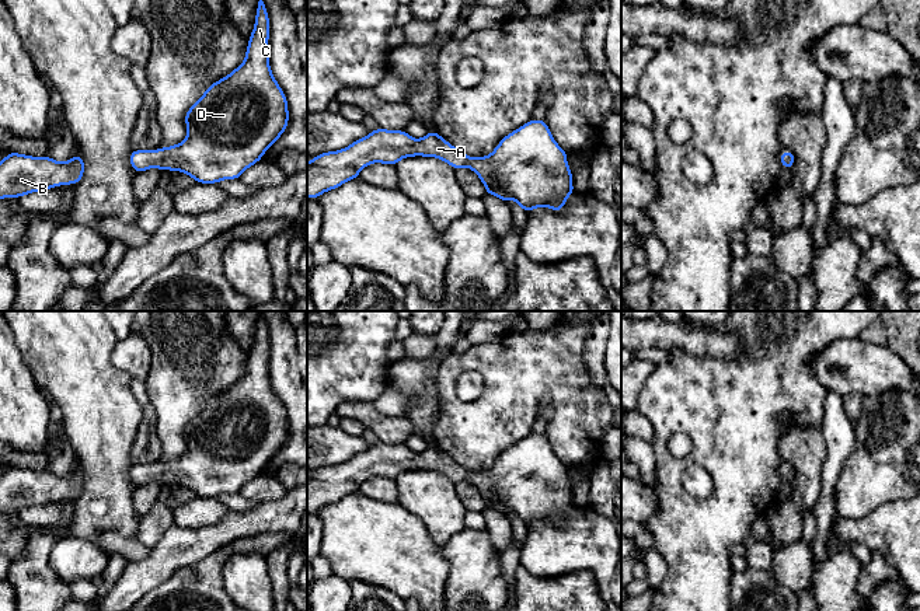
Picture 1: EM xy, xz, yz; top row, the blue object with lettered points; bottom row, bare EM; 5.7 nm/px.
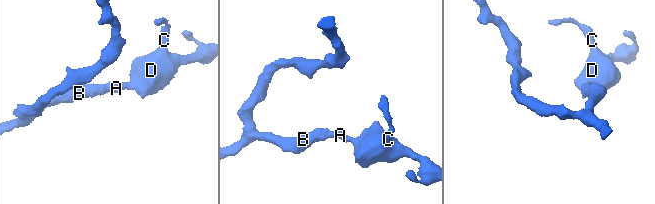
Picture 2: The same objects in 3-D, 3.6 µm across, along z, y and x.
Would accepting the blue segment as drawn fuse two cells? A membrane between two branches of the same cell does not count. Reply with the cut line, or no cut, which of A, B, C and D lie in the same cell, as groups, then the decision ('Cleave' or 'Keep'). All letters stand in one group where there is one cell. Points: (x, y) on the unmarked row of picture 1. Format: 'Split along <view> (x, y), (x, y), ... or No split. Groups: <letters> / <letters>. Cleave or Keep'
No split. Groups: A B C D. Keep

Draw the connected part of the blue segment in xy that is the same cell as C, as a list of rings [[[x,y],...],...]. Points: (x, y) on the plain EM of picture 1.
[[[259,313],[244,376],[187,425],[187,453],[156,465],[133,464],[132,482],[181,485],[198,497],[217,497],[238,493],[258,476],[289,437],[286,409],[271,385],[268,353],[268,324]]]

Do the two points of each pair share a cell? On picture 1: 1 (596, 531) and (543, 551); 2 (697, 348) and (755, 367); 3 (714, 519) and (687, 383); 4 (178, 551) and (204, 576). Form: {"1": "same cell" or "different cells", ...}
{"1": "same cell", "2": "different cells", "3": "same cell", "4": "different cells"}

